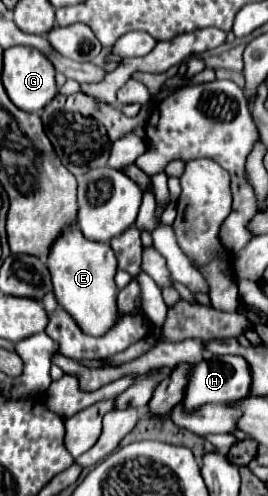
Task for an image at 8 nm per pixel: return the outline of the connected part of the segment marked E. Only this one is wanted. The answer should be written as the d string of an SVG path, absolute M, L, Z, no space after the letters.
M70 226L54 242L48 254L48 268L52 274L56 302L74 318L74 322L78 322L82 332L90 336L106 334L106 330L110 330L110 326L118 322L120 318L120 310L116 304L118 288L114 284L116 256L110 244L86 240L78 226Z

